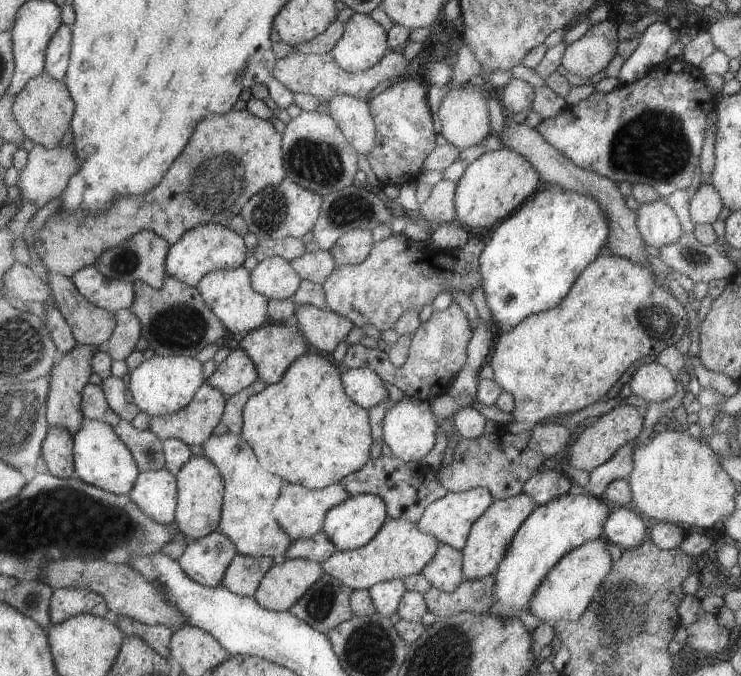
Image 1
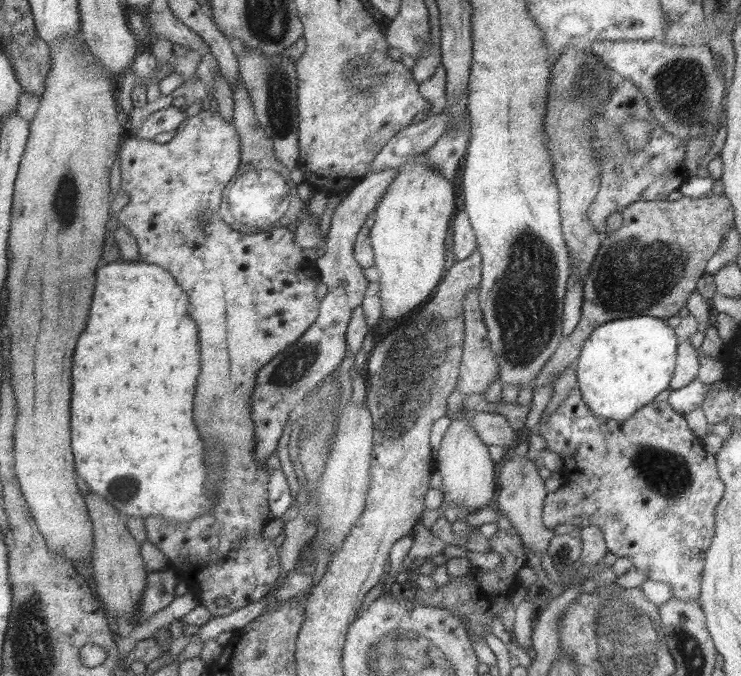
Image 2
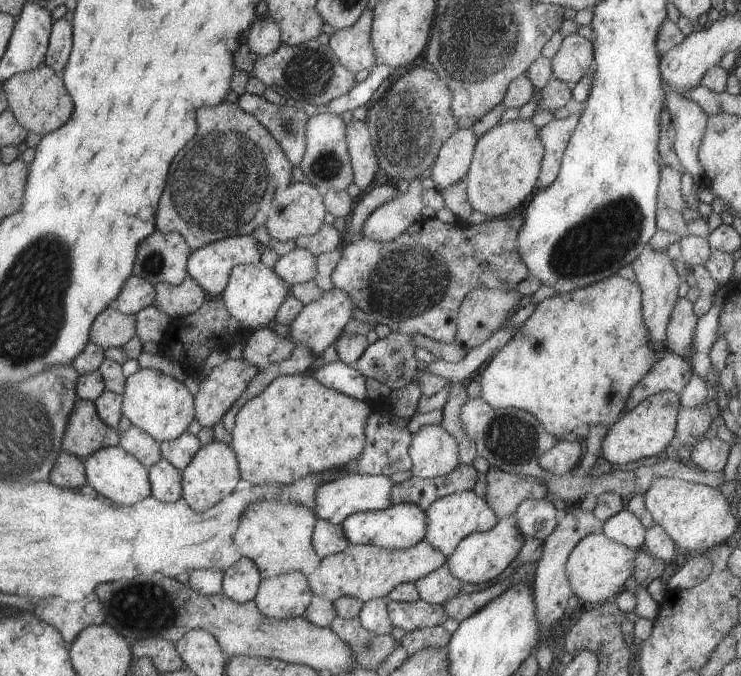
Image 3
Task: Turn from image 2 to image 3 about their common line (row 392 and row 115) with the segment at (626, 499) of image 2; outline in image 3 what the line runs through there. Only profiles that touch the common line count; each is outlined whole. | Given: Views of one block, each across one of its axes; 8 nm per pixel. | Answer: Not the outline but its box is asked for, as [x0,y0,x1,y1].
[537,114,579,187]

